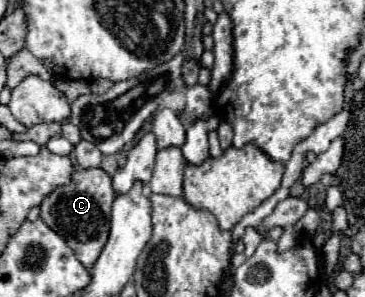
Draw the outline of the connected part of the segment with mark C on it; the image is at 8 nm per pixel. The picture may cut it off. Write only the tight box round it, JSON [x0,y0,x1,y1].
[41,169,115,269]

